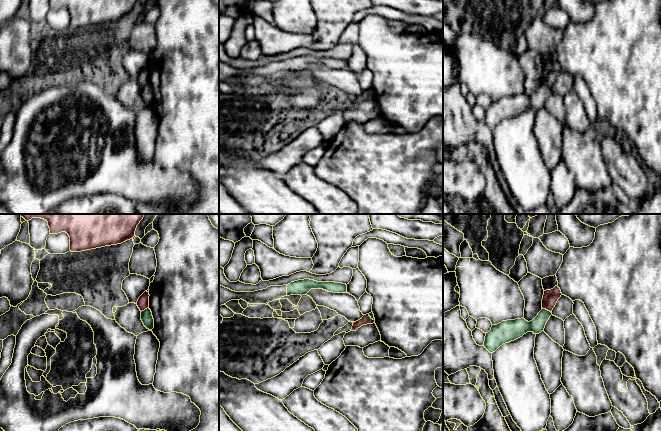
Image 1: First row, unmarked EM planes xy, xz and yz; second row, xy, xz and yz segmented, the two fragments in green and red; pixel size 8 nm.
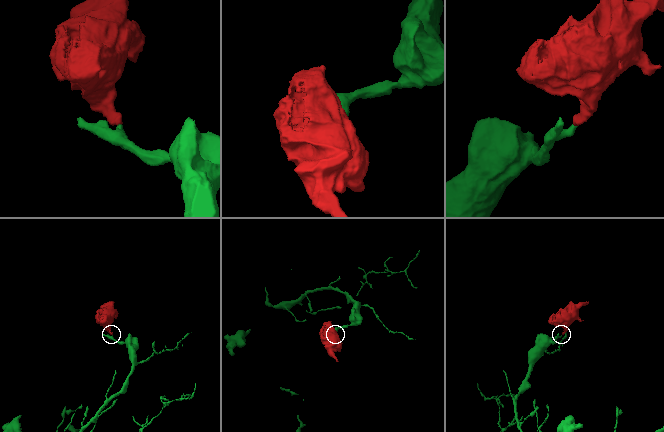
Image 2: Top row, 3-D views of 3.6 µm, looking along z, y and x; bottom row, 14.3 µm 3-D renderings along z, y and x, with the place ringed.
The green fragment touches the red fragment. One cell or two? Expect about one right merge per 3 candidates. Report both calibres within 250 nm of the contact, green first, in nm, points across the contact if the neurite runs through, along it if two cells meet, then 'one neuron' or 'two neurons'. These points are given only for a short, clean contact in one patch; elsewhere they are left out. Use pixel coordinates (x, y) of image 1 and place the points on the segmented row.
130/120 nm | along yz (542, 307), (550, 312) | two neurons

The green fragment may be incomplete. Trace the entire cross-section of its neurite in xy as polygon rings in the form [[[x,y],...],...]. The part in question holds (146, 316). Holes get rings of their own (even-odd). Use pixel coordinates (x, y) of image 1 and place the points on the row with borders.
[[[149,308],[141,312],[141,320],[147,329],[152,330],[154,328],[154,319]]]

